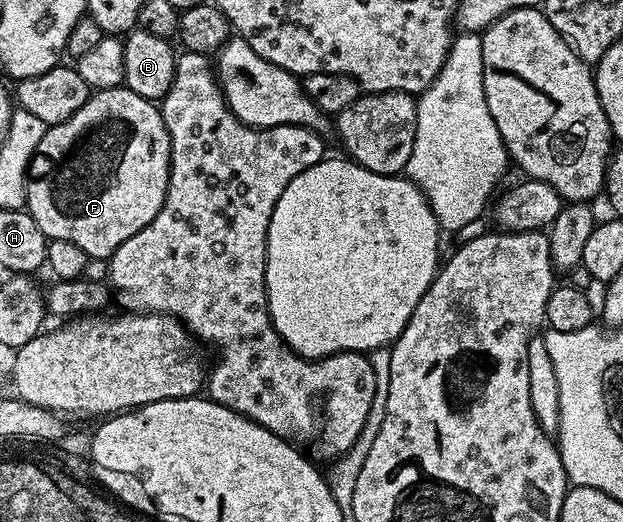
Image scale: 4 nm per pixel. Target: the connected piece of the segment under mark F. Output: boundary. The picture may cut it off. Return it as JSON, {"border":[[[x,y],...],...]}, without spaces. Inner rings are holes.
{"border":[[[126,87],[102,88],[93,91],[88,101],[78,110],[78,114],[70,114],[66,122],[45,127],[42,142],[38,142],[38,150],[32,156],[32,161],[26,173],[26,211],[34,218],[42,234],[48,240],[61,240],[62,242],[74,242],[93,260],[108,260],[126,238],[134,238],[138,230],[142,230],[162,210],[162,202],[166,202],[166,190],[170,182],[170,134],[166,130],[166,122],[162,118],[159,107],[153,101],[142,98],[142,94],[134,94],[134,90]]]}

